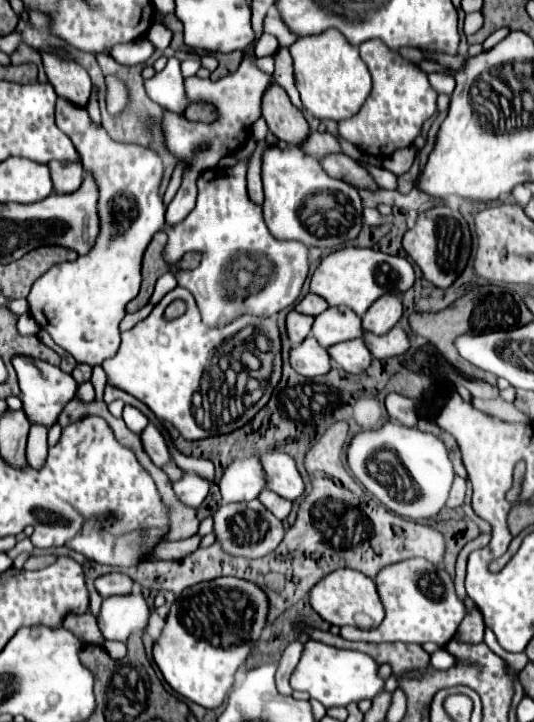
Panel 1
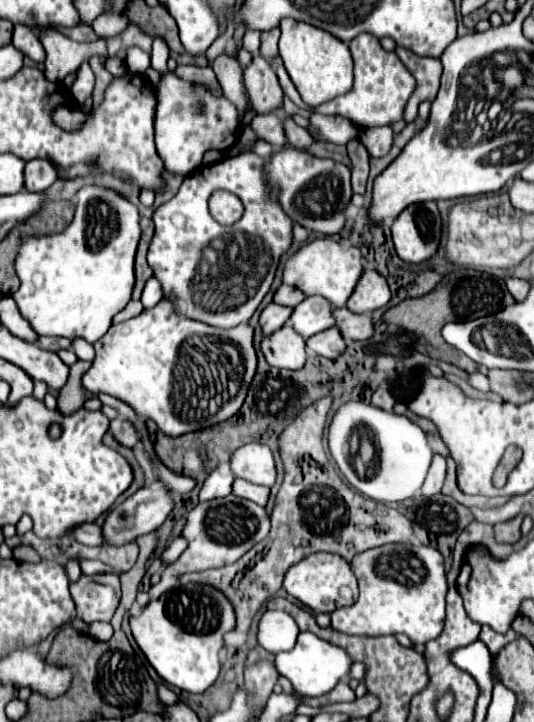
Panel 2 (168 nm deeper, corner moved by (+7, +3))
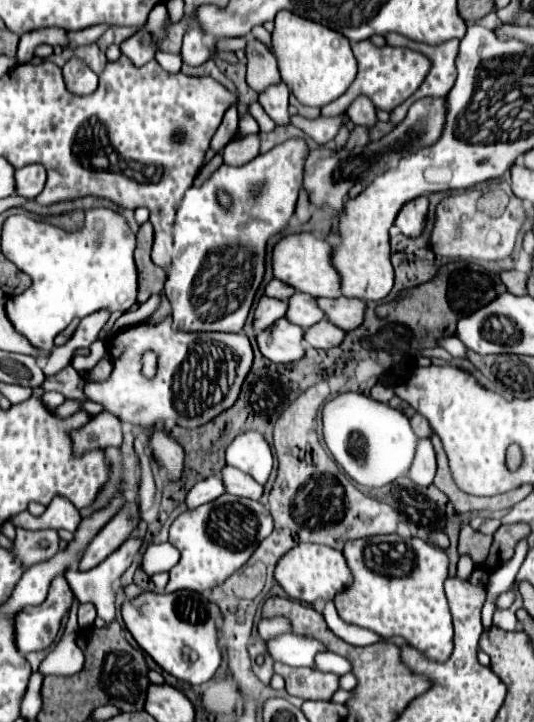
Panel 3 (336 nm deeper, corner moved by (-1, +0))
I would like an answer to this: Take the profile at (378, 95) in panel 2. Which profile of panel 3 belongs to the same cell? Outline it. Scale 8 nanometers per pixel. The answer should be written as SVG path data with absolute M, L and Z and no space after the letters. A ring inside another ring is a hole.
M368 39L362 43L354 43L352 51L354 51L354 57L358 61L358 75L356 75L354 83L350 85L350 89L342 97L338 97L336 101L322 107L322 115L328 115L328 117L342 115L350 107L350 103L354 103L354 99L360 95L368 97L382 111L394 111L394 107L404 103L420 87L420 83L424 81L424 77L430 71L430 61L424 55L410 51L410 49L388 47L388 45L376 47Z

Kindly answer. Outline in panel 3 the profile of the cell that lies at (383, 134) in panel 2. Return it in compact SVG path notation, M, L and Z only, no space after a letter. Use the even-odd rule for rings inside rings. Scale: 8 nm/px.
M358 97L350 109L348 109L348 115L350 115L350 121L354 125L360 125L360 127L374 127L378 123L378 117L376 117L376 107L370 103L370 99L364 99L364 97Z

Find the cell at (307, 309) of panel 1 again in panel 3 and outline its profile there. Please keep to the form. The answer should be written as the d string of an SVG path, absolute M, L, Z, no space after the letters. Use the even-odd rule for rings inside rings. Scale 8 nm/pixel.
M272 279L268 283L268 287L266 287L266 295L274 297L274 299L280 299L280 301L290 299L290 295L294 295L294 293L296 293L294 287L290 287L290 285L286 285L286 283L278 281L278 279Z

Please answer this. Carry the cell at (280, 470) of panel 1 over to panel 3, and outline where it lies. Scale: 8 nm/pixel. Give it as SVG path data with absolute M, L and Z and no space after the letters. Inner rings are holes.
M248 431L244 435L238 435L226 449L226 463L230 467L236 467L248 475L252 475L260 485L266 485L272 467L274 457L268 441L256 433Z

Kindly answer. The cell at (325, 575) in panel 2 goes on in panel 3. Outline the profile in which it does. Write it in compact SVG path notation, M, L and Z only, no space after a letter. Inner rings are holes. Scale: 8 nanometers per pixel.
M300 543L292 551L288 551L278 561L274 577L292 599L304 603L314 603L318 599L332 601L334 595L338 595L352 583L352 575L342 551L336 551L326 545L312 545L312 543Z

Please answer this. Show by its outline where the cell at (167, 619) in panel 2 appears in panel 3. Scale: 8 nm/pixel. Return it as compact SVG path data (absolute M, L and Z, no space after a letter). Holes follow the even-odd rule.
M176 591L176 593L142 593L140 597L126 601L122 605L122 617L136 639L136 643L170 675L174 675L180 681L186 681L190 685L202 685L214 677L222 663L222 653L218 647L218 621L222 619L222 613L218 605L208 601L204 595L194 591Z

